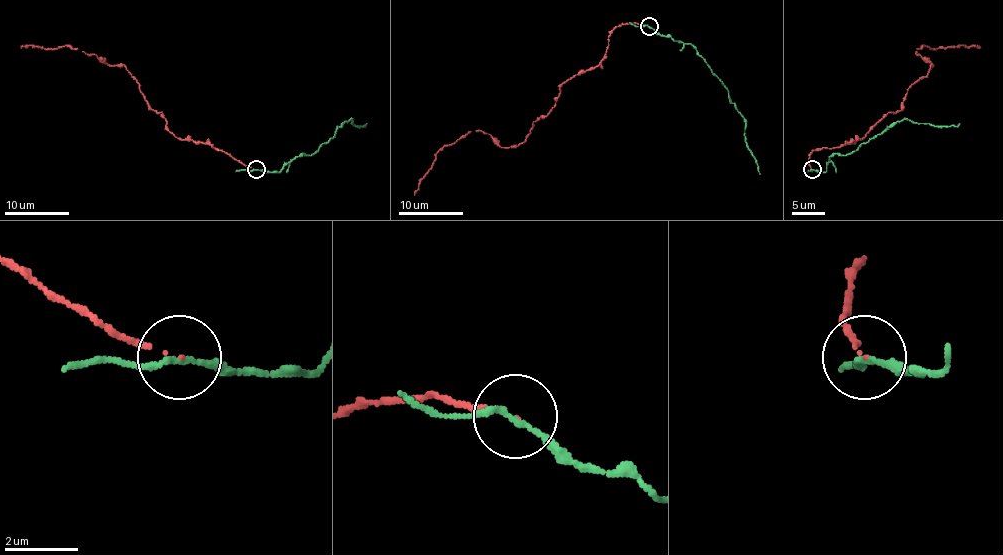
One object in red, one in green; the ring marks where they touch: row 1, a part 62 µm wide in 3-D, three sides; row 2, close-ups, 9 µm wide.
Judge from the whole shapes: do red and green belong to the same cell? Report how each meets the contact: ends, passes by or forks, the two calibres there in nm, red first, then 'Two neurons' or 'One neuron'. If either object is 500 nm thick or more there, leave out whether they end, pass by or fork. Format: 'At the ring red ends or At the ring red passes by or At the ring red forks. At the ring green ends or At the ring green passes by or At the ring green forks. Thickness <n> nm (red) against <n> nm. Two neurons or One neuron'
At the ring red ends. At the ring green passes by. Thickness 60 nm (red) against 150 nm. Two neurons

